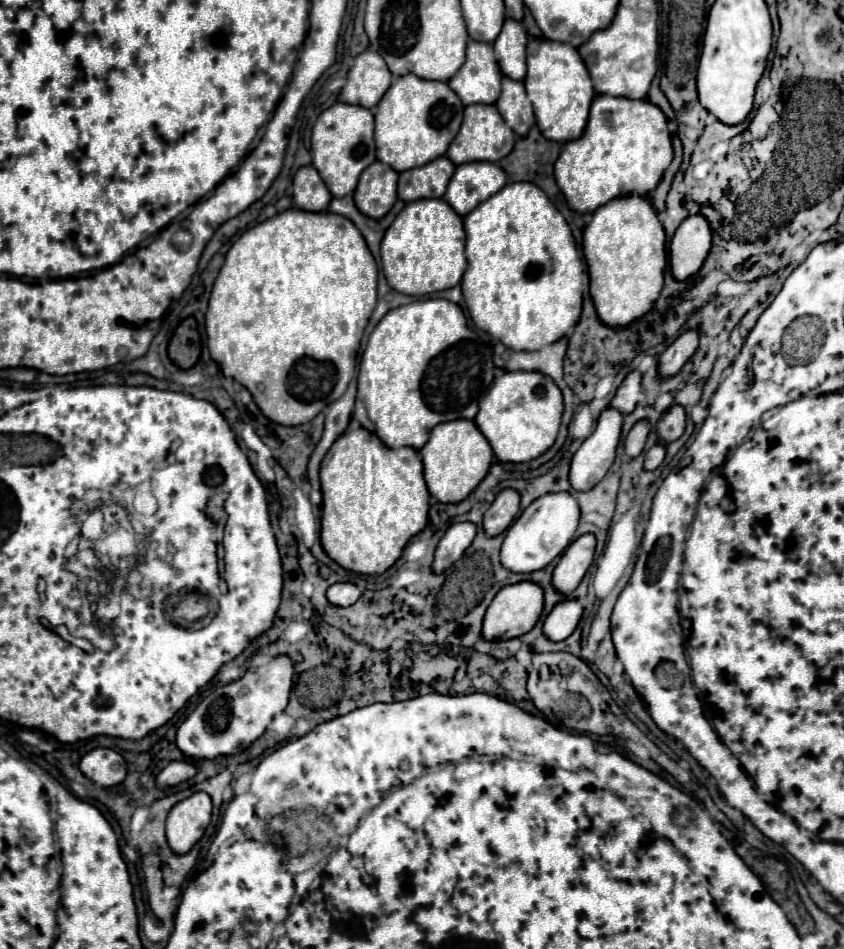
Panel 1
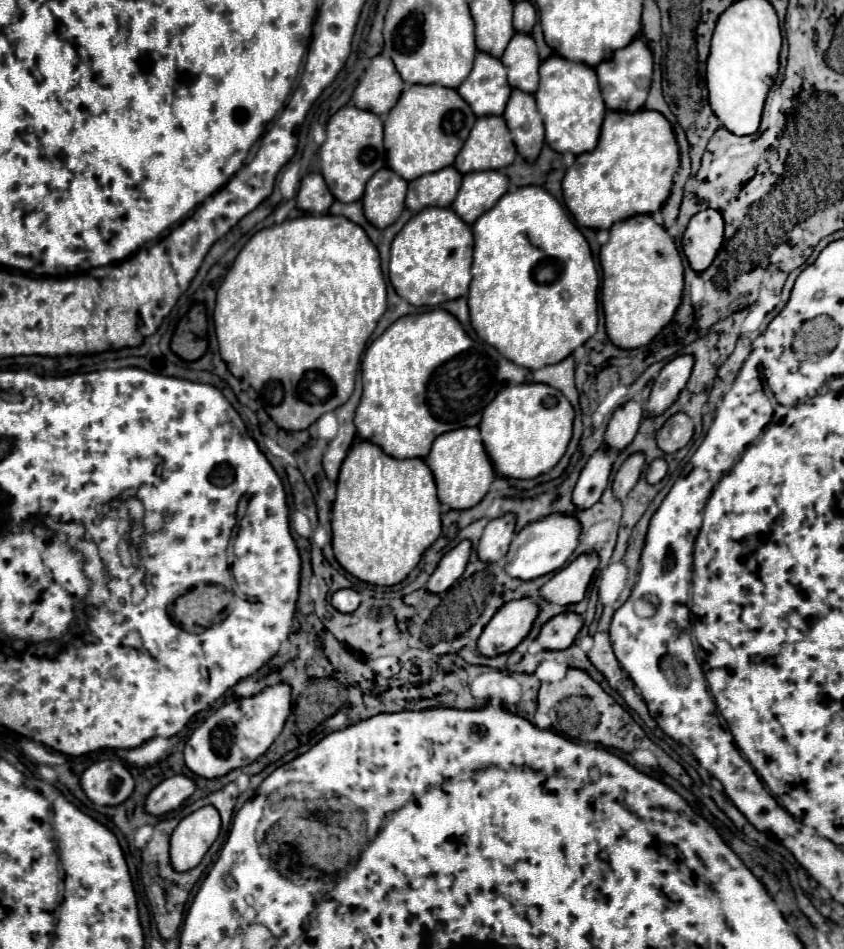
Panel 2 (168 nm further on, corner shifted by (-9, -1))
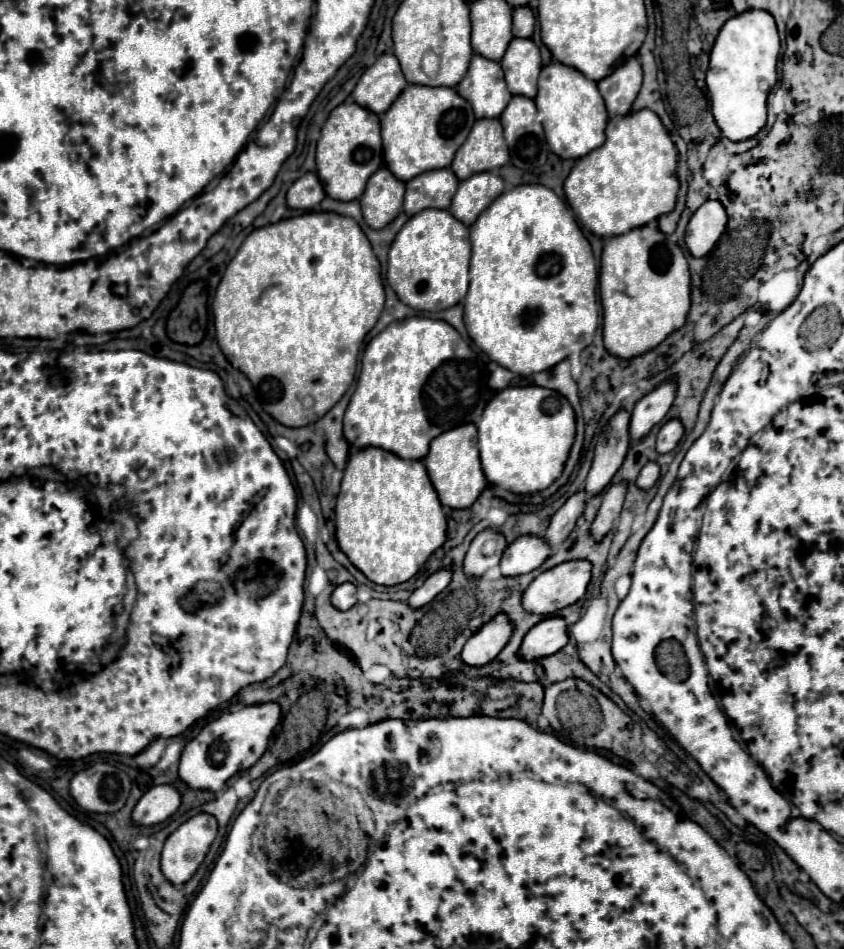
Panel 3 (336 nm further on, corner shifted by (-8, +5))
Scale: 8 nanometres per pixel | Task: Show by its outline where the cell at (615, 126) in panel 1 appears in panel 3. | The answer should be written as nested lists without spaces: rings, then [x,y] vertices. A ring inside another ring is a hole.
[[[640,109],[606,125],[606,143],[580,157],[564,181],[564,193],[580,223],[600,237],[620,235],[670,213],[678,195],[678,151],[654,111]]]

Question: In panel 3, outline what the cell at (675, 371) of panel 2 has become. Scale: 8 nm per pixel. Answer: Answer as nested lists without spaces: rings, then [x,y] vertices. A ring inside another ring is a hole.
[[[670,377],[636,403],[630,419],[632,441],[640,441],[644,435],[648,435],[648,431],[656,423],[660,423],[666,417],[674,397],[676,397],[676,379]]]

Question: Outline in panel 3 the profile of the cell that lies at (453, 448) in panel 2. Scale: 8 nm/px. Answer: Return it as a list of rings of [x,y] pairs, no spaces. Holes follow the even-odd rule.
[[[466,423],[460,427],[454,427],[452,431],[440,433],[436,439],[430,443],[430,453],[424,457],[424,465],[428,469],[430,481],[440,497],[440,503],[452,509],[466,509],[470,507],[482,489],[488,485],[482,465],[480,465],[480,455],[478,455],[478,433],[474,423]]]

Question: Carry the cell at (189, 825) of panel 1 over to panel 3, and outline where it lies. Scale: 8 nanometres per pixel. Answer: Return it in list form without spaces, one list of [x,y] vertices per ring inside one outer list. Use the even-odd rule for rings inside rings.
[[[198,813],[182,823],[164,843],[162,873],[174,885],[186,883],[206,857],[218,833],[218,823],[208,813]]]

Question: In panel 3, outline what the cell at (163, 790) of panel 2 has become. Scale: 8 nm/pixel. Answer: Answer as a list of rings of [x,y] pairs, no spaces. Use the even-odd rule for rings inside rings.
[[[154,785],[150,787],[142,799],[136,803],[132,811],[132,821],[136,825],[158,825],[166,821],[180,807],[180,791],[174,785]]]

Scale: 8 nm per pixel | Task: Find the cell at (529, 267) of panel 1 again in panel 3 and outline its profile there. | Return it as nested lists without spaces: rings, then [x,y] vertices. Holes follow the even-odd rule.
[[[518,185],[502,193],[470,225],[470,243],[470,287],[464,299],[464,323],[470,339],[492,361],[518,375],[532,375],[554,367],[592,343],[598,327],[596,261],[570,207],[552,189]]]

